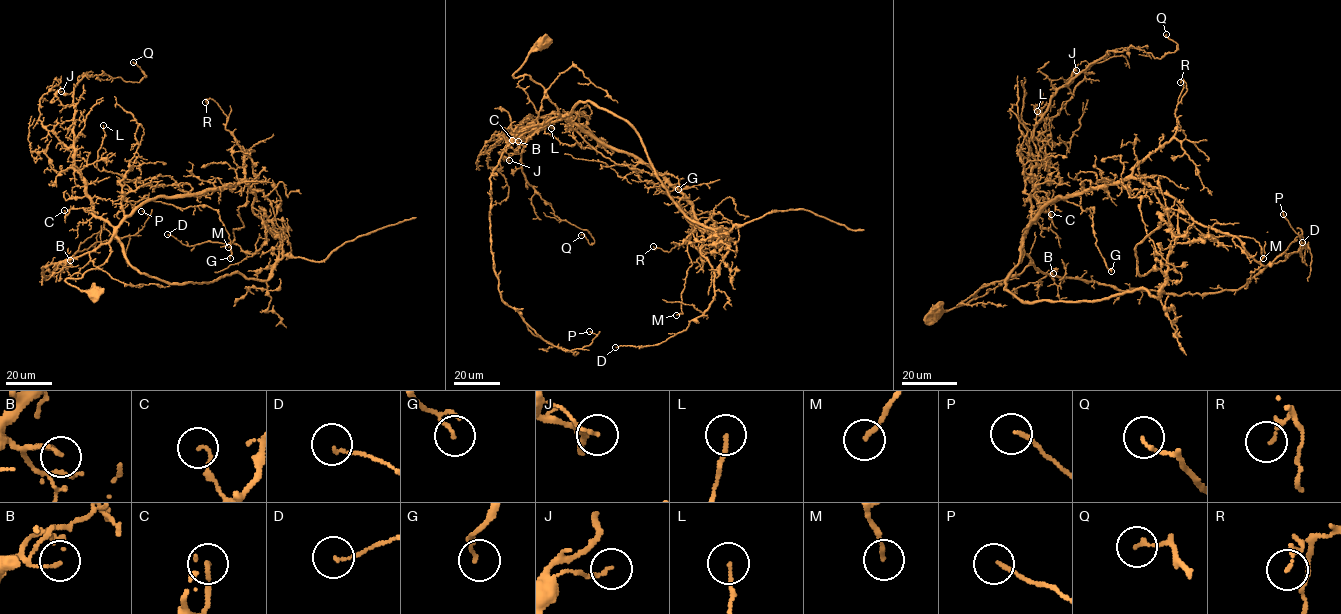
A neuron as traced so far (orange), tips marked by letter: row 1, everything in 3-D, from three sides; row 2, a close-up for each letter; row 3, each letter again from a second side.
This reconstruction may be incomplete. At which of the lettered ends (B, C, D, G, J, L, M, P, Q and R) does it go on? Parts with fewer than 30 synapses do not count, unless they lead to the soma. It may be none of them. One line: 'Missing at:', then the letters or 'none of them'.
Missing at: none of them

